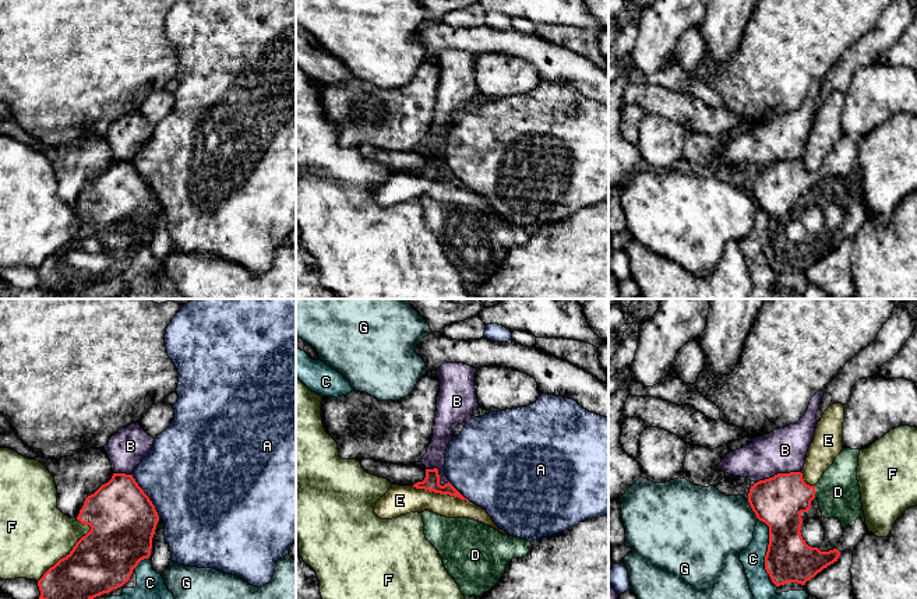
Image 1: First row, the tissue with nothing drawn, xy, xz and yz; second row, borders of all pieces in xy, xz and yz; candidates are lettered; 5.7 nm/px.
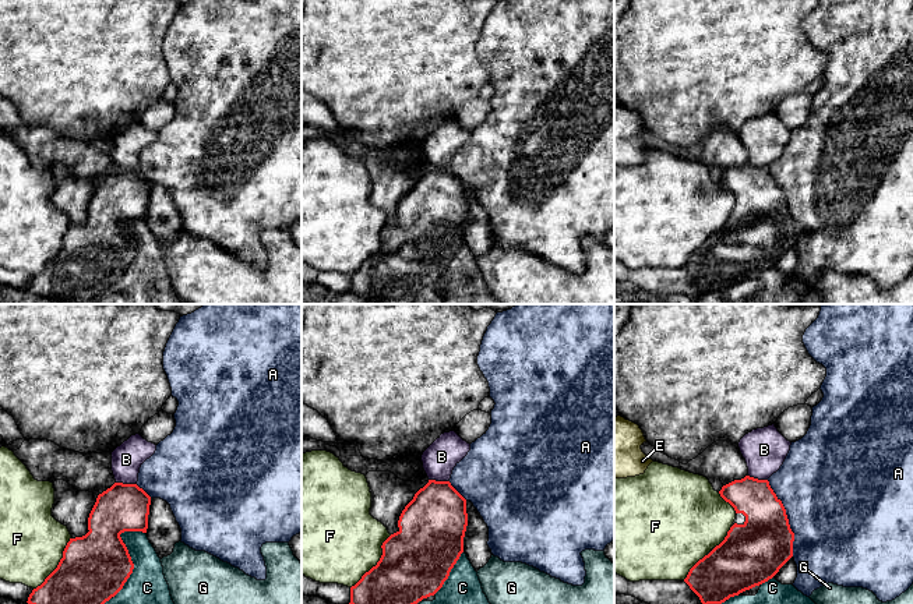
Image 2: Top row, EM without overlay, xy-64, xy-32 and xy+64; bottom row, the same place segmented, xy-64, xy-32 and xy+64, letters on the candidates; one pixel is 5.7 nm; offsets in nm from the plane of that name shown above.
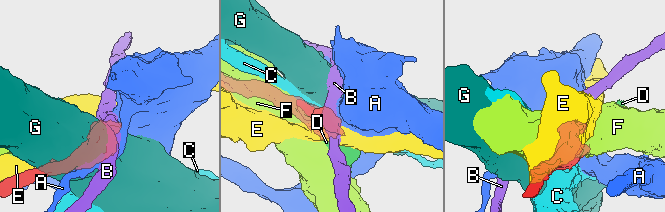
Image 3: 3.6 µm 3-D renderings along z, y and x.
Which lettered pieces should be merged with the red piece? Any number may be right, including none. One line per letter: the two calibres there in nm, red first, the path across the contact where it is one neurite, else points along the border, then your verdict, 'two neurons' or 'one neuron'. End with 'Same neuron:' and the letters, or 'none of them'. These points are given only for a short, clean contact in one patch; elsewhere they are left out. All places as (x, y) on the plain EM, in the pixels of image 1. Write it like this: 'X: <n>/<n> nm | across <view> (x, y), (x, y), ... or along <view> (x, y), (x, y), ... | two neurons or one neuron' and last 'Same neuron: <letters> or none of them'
A: 380/480 nm | two neurons
B: 280/260 nm | along yz (800, 158), (778, 159), (757, 169) | two neurons
C: 280/140 nm | two neurons
D: 280/260 nm | across yz (778, 189), (785, 183), (814, 179), (838, 179) | one neuron
E: 100/180 nm | two neurons
F: 360/400 nm | two neurons
G: 280/420 nm | along yz (747, 187), (758, 205) | two neurons
Same neuron: D

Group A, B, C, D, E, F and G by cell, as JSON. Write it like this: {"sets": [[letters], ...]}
{"sets": [["A"], ["B"], ["C"], ["D"], ["E"], ["F"], ["G"]]}

